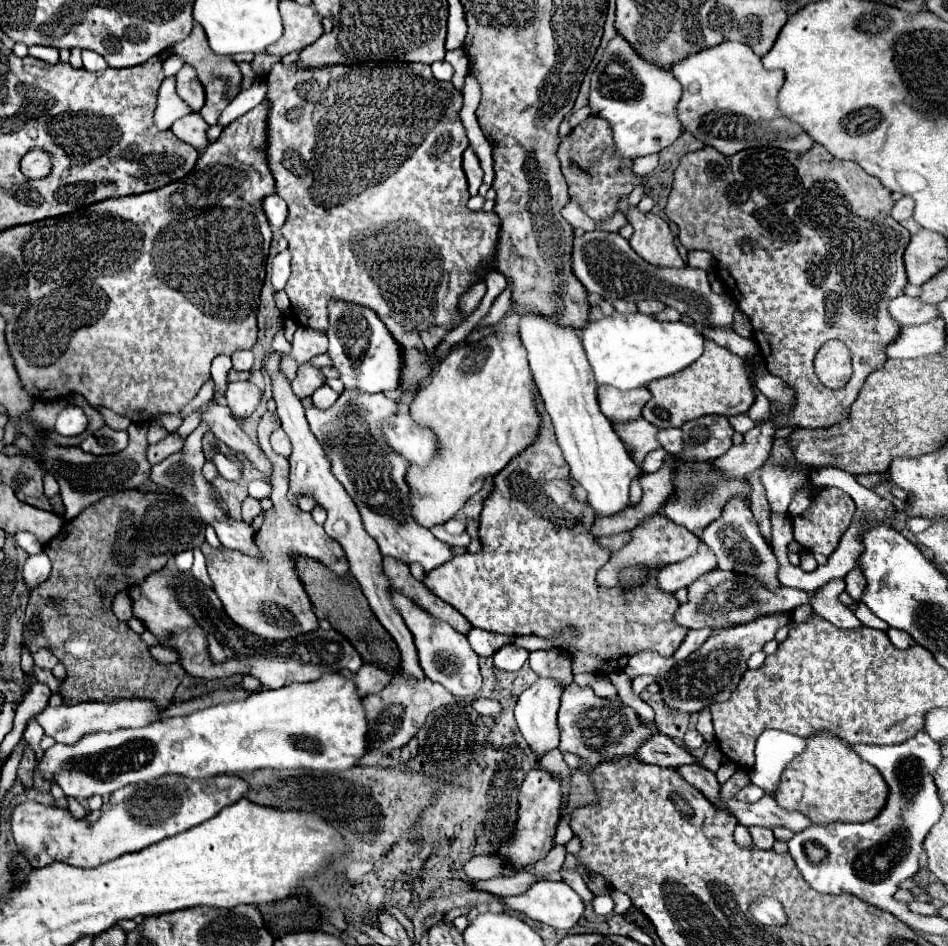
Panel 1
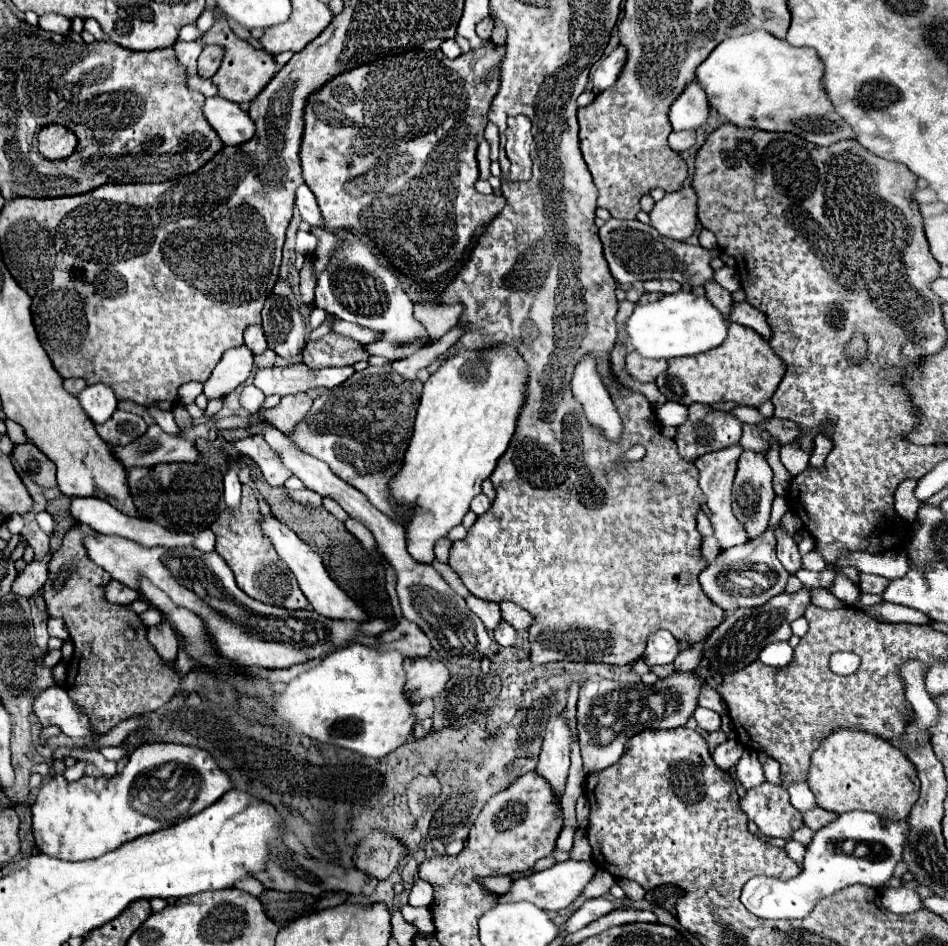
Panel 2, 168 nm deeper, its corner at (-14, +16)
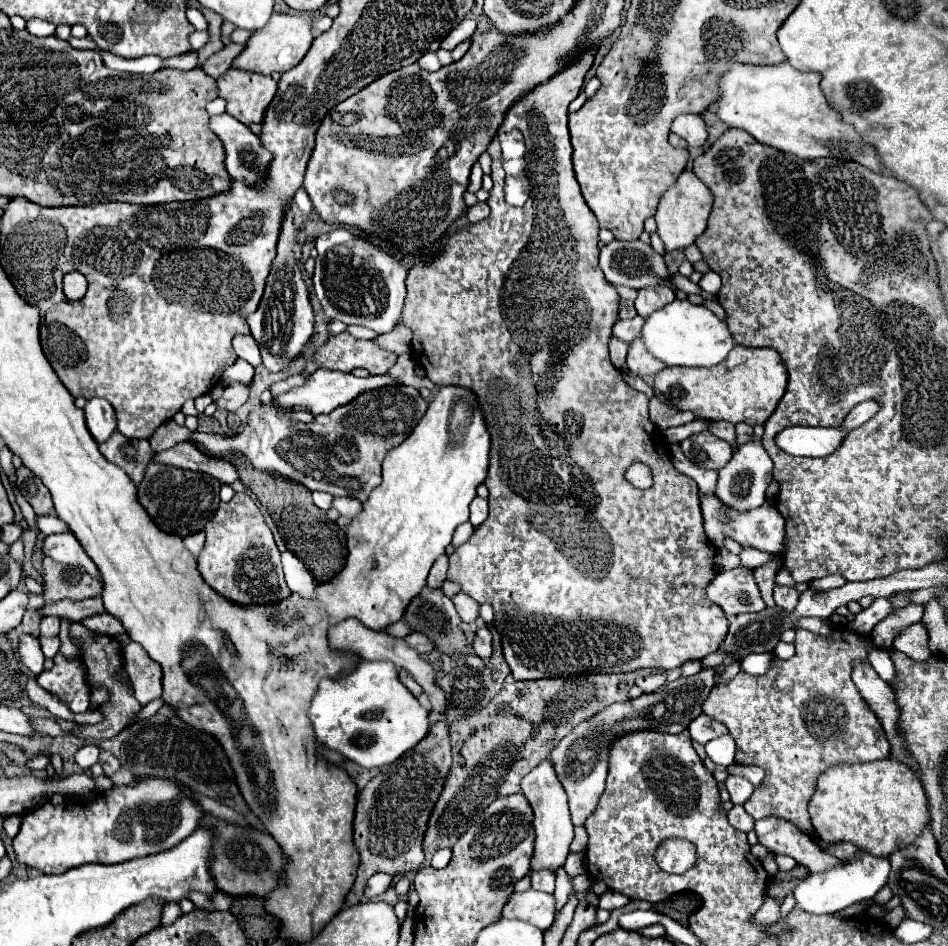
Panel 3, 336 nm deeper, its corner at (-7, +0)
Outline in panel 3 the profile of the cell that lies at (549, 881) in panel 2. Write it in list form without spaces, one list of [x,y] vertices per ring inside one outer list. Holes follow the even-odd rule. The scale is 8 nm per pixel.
[[[527,890],[511,894],[509,902],[503,908],[503,918],[515,918],[537,926],[539,930],[547,930],[553,924],[553,916],[557,912],[557,902],[553,894]]]

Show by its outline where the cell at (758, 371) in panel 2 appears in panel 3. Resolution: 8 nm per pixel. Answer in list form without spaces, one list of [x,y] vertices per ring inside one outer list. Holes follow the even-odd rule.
[[[735,346],[729,356],[711,368],[663,368],[655,376],[659,398],[677,410],[691,410],[701,420],[727,420],[731,424],[765,424],[785,394],[787,370],[781,356],[771,348]]]

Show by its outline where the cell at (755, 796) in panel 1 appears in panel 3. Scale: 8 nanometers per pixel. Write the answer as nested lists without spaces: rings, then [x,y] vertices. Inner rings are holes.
[[[727,776],[725,788],[729,790],[733,804],[745,804],[745,800],[749,800],[753,794],[753,784],[741,776]]]

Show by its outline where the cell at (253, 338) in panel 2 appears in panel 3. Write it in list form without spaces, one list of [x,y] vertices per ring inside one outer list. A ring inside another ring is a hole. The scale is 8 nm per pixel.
[[[235,336],[233,348],[235,348],[235,354],[239,358],[247,360],[253,368],[257,368],[261,364],[261,354],[259,354],[259,348],[257,348],[253,336]]]

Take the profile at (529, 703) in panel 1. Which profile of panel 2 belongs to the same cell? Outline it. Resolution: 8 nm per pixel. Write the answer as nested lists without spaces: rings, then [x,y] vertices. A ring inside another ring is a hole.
[[[556,714],[548,722],[540,760],[536,766],[536,772],[552,786],[556,800],[560,800],[564,794],[568,768],[570,768],[570,730],[564,718]]]

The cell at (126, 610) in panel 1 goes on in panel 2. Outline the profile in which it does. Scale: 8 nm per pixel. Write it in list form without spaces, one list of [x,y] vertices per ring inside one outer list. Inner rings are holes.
[[[110,580],[104,592],[104,598],[112,604],[132,604],[134,600],[138,600],[138,592],[120,584],[118,580]]]

